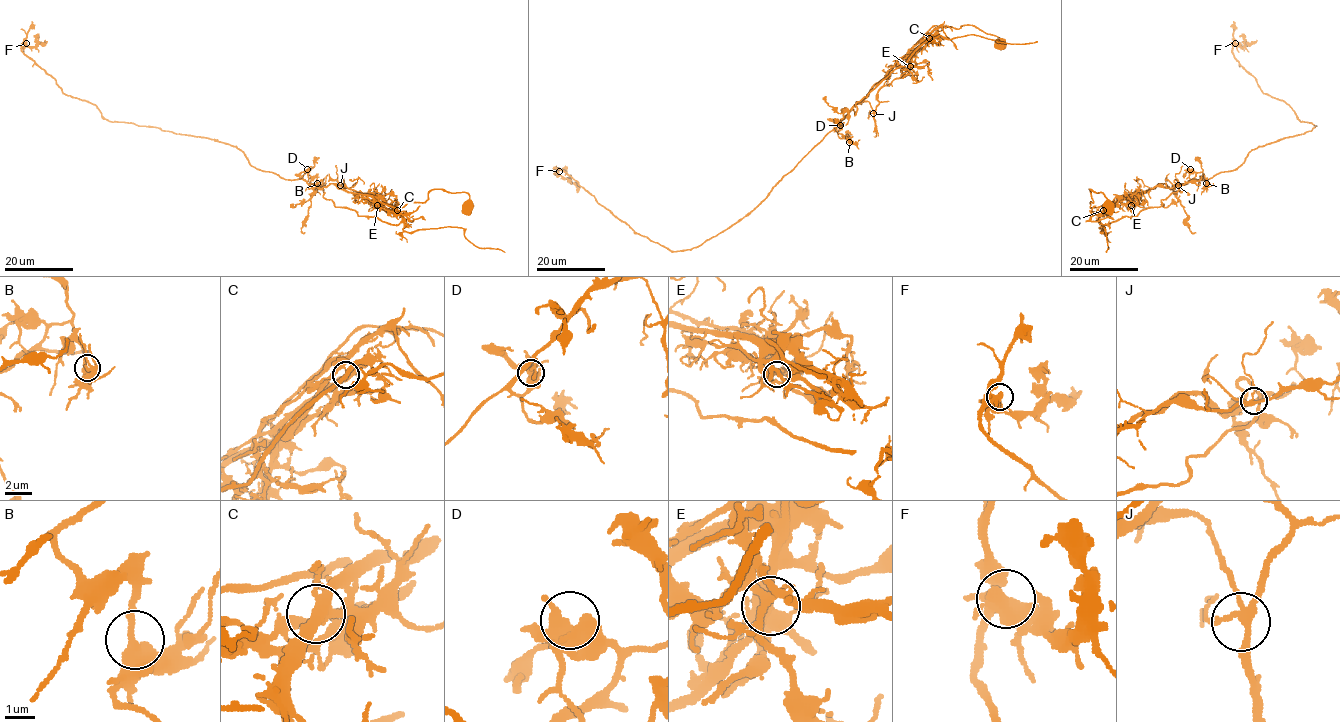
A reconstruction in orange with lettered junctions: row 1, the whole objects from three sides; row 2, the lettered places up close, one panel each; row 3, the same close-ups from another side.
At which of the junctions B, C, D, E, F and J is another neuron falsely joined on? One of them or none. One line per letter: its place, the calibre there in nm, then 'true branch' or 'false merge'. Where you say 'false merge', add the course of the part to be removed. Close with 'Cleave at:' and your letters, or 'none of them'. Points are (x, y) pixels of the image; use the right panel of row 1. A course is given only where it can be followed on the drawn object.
B: at (1206, 183); 440 nm thick; true branch
C: at (1103, 210); 400 nm thick; false merge; foreign part runs (1103, 210), (1099, 220), (1108, 225), (1159, 207), (1178, 189), (1175, 180), (1186, 225), (1196, 232)
D: at (1190, 169); 500 nm thick; true branch
E: at (1131, 205); 200 nm thick; true branch
F: at (1235, 43); 440 nm thick; true branch
J: at (1178, 185); 200 nm thick; true branch
Cleave at: C

